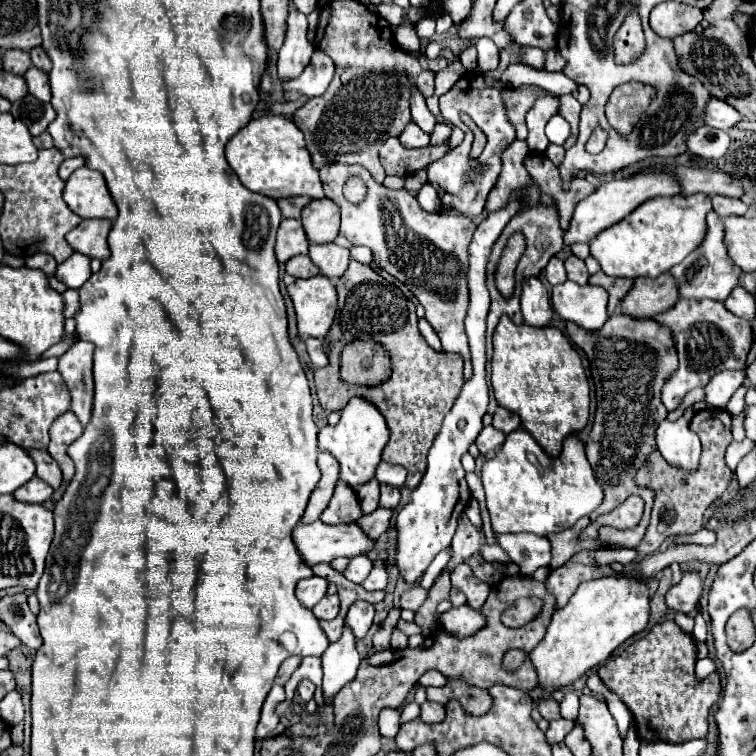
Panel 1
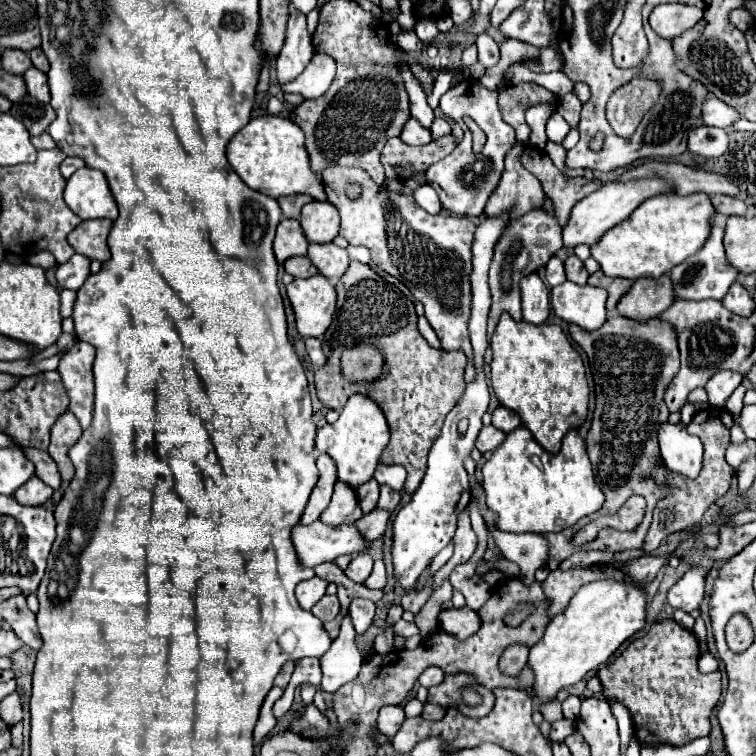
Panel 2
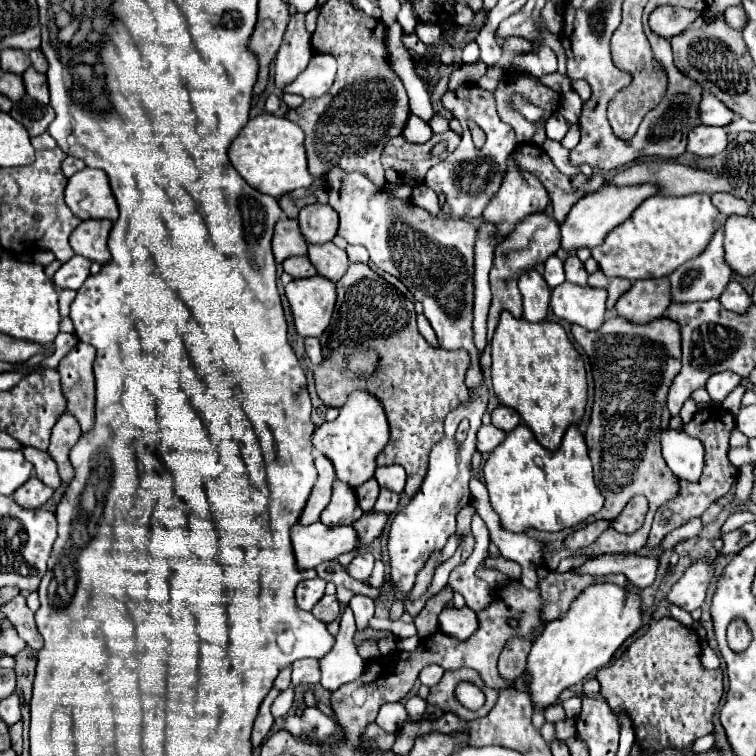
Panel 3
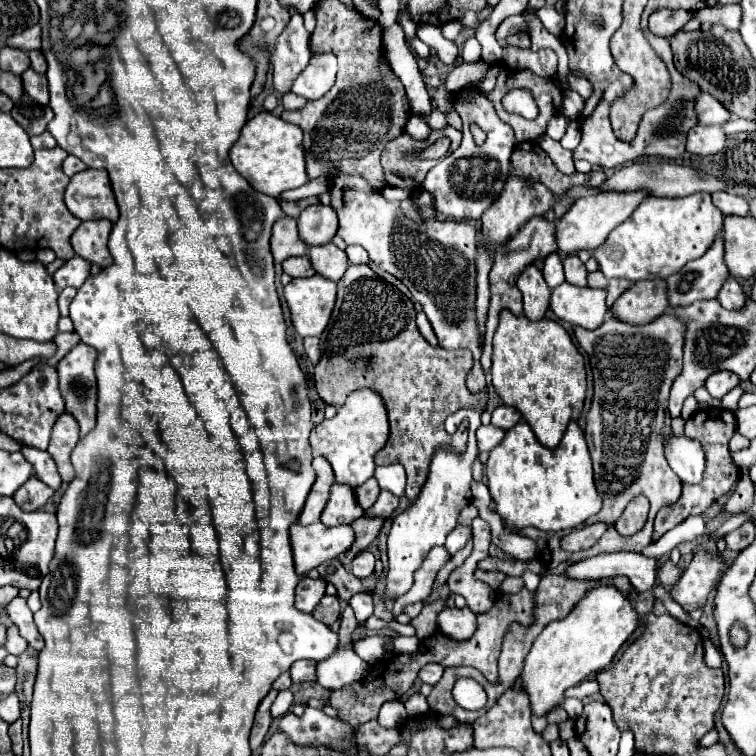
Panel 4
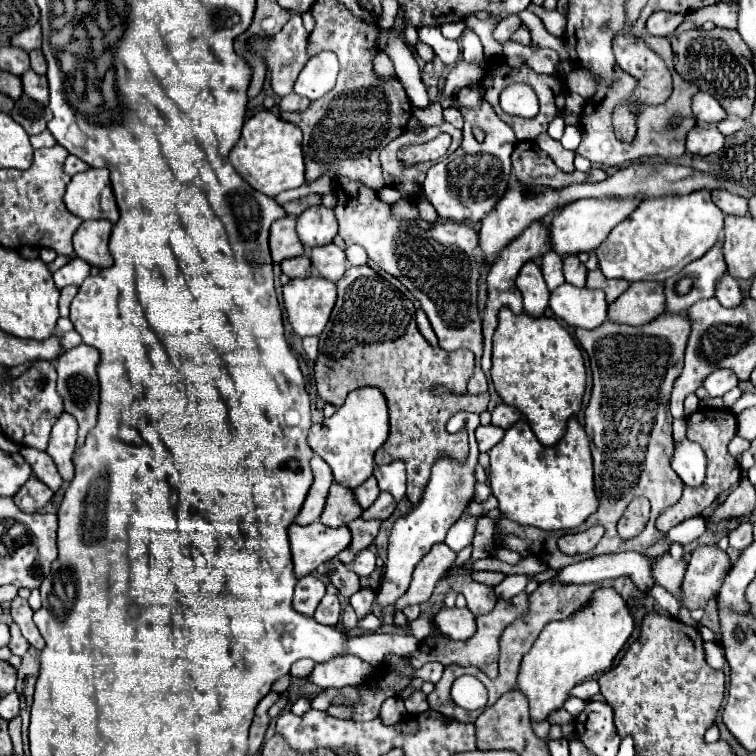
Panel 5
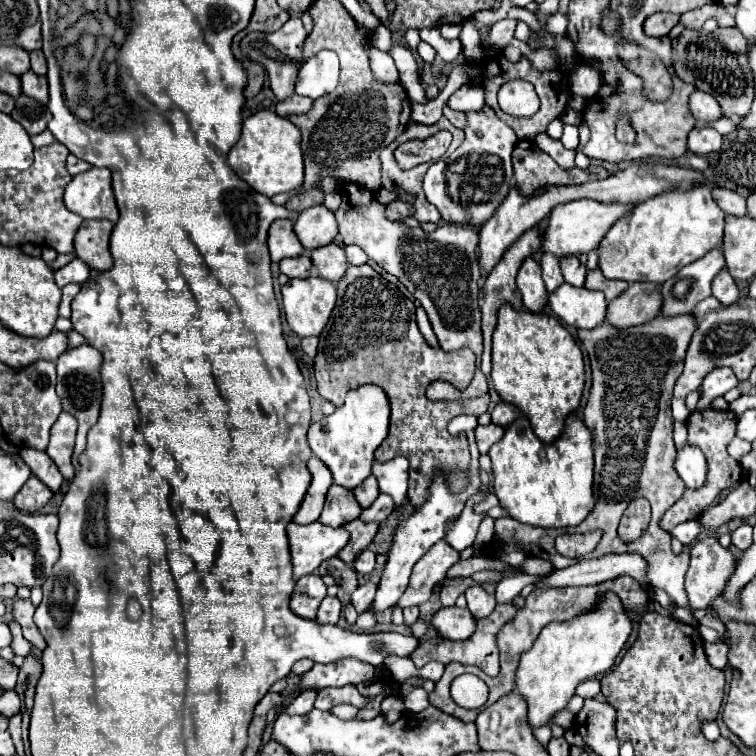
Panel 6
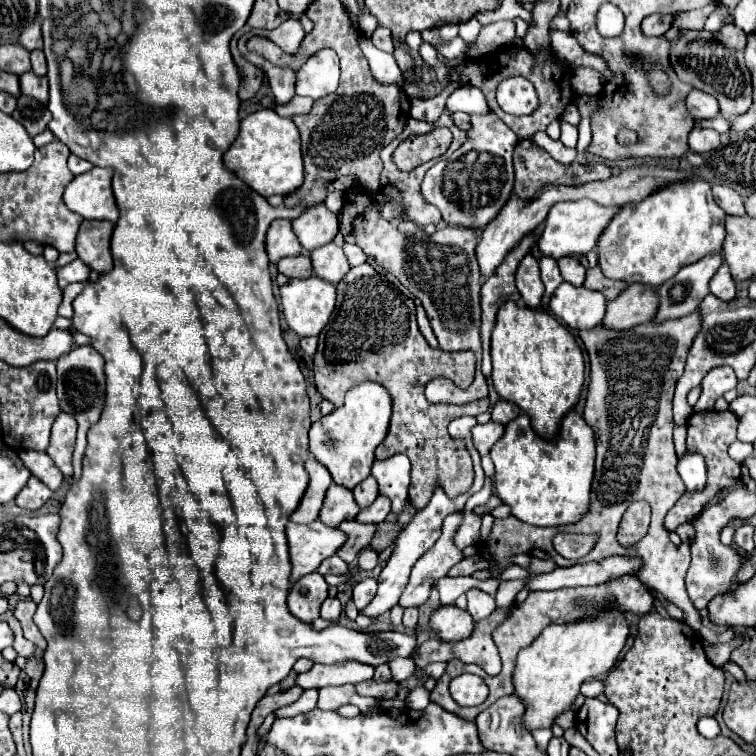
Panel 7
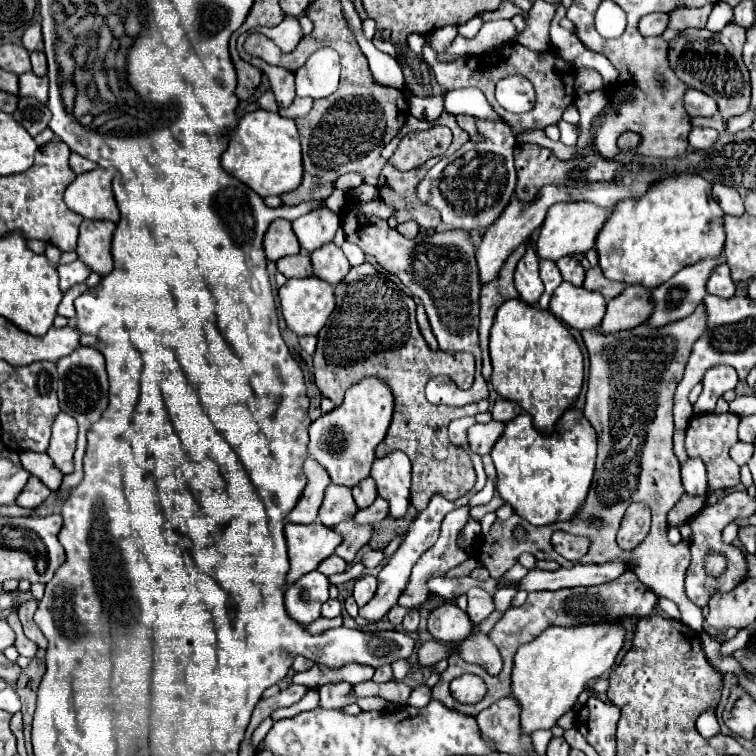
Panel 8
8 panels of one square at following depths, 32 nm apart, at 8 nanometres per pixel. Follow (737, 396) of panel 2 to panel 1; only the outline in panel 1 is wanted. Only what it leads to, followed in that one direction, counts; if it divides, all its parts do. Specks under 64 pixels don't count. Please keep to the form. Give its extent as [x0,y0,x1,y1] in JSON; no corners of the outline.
[726,386,746,416]

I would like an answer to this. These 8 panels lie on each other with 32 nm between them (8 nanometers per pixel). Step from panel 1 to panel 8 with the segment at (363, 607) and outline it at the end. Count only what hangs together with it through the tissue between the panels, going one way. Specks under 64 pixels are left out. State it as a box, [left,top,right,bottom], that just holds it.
[354,576,376,606]

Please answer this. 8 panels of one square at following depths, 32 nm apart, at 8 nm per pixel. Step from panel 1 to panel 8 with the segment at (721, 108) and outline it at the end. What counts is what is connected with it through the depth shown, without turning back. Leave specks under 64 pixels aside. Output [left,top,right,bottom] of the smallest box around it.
[684,88,718,116]

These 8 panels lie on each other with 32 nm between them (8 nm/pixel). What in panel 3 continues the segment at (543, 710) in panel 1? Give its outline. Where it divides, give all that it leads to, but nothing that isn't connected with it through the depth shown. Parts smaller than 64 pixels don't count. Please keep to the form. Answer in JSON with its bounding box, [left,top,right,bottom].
[544,704,566,722]

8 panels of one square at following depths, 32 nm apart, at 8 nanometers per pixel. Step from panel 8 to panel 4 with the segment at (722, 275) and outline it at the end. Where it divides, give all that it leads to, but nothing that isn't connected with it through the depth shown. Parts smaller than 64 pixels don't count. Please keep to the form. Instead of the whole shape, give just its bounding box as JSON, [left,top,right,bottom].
[718,276,746,308]

